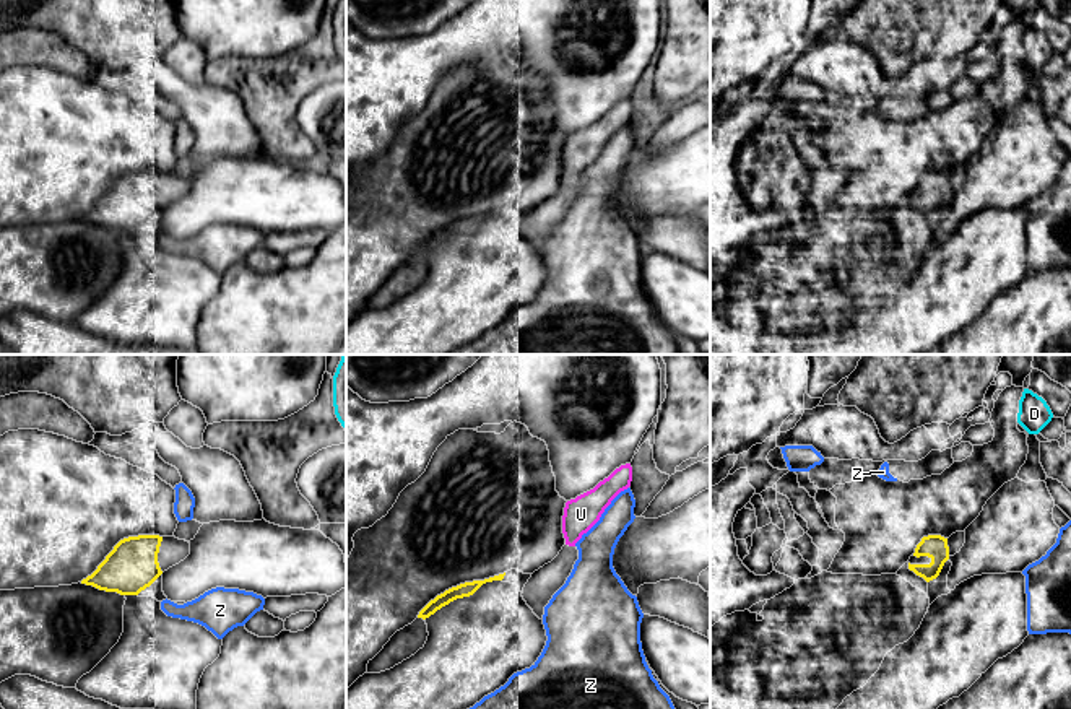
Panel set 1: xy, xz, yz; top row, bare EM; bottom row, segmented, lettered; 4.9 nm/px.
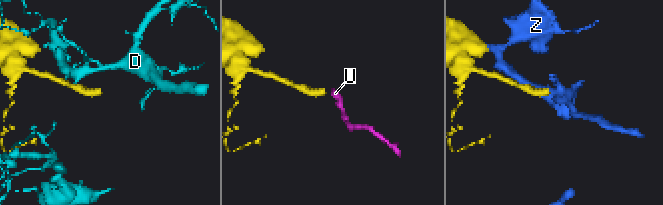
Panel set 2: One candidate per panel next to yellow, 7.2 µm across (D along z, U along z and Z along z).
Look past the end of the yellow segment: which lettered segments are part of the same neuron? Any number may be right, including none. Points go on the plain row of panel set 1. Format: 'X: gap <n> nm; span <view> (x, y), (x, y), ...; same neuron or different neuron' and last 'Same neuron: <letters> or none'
D: gap 650 nm; span yz (946, 174), (1029, 69); different neuron
U: gap 340 nm; span xz (504, 208), (566, 179); same neuron
Z: gap 100 nm; span xy (148, 221), (163, 236); different neuron
Same neuron: U

